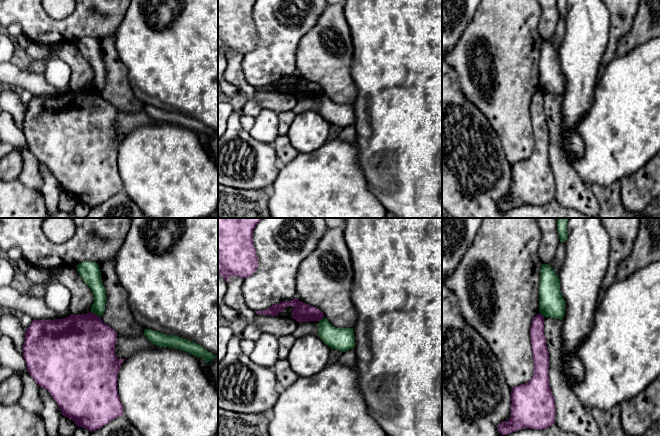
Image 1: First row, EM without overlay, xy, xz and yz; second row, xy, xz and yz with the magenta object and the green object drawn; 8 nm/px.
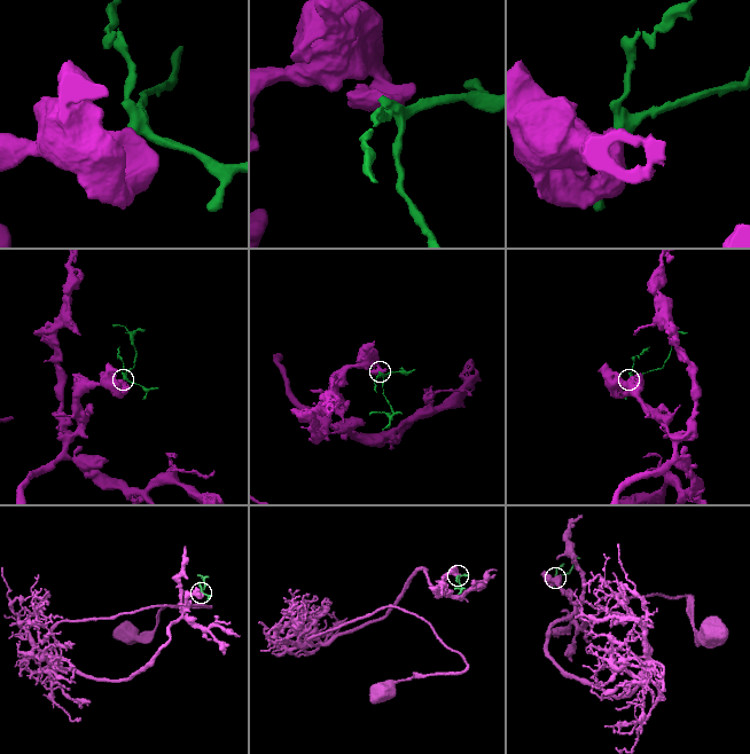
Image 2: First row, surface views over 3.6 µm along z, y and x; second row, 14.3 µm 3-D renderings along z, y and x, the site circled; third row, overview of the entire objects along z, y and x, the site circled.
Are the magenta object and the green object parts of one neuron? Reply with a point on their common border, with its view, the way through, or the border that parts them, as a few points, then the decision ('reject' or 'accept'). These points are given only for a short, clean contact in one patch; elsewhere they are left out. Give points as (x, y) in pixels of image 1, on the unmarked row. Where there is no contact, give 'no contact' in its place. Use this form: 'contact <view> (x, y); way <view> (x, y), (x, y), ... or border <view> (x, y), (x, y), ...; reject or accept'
contact xy (95, 90); border xy (90, 87), (100, 93); reject

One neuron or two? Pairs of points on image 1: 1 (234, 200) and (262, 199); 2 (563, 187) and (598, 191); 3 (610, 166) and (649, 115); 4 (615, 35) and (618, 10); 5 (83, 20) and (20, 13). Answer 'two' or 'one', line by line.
1: one
2: two
3: one
4: one
5: one

